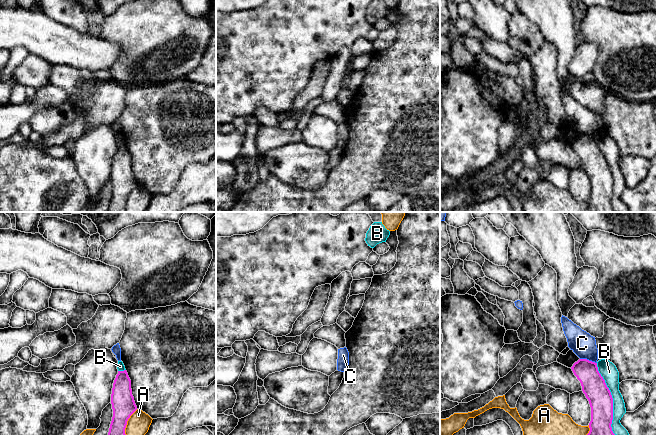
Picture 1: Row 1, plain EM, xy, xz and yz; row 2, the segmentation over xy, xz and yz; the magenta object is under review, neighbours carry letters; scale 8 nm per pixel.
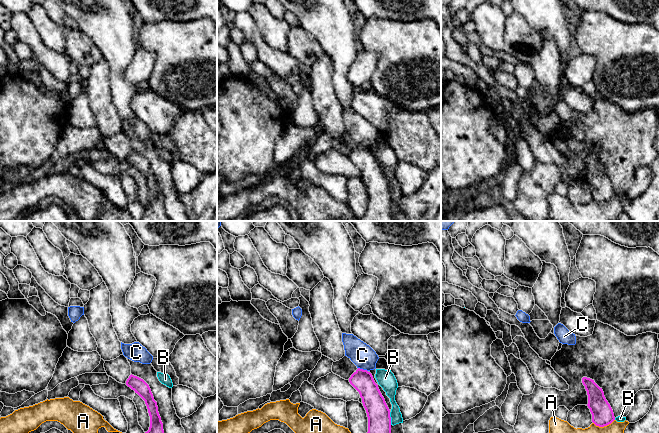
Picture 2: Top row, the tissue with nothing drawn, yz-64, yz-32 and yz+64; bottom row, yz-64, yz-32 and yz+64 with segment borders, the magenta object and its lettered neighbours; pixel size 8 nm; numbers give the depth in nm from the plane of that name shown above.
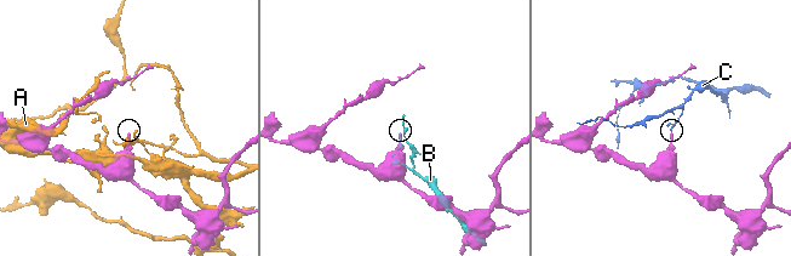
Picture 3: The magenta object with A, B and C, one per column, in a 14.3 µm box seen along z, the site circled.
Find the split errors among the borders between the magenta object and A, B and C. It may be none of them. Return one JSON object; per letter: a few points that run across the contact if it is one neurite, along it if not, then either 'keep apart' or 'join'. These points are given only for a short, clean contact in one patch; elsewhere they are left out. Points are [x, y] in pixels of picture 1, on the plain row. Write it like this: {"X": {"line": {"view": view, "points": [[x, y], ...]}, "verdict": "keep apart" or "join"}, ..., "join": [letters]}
{"A": {"verdict": "keep apart"}, "B": {"verdict": "keep apart"}, "C": {"line": {"view": "yz", "points": [[580, 134], [586, 134], [596, 139]]}, "verdict": "keep apart"}, "join": []}

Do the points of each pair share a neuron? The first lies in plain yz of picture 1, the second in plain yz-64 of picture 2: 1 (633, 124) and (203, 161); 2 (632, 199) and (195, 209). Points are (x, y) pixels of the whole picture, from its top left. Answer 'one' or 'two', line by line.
1: one
2: one

